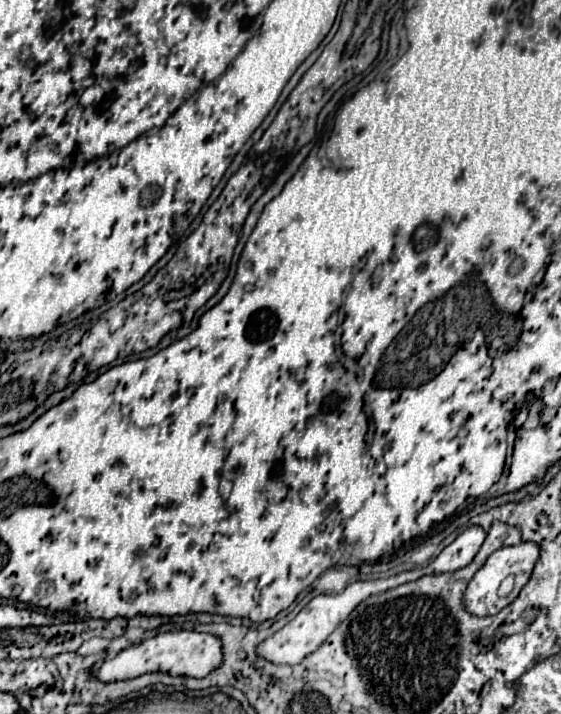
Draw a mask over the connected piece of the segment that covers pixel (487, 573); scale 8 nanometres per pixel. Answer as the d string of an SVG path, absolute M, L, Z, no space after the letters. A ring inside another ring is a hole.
M520 543L520 545L512 545L512 547L500 547L498 551L494 551L488 561L476 571L476 575L468 581L466 591L464 591L464 607L468 613L476 615L476 617L486 617L486 615L496 615L498 611L502 611L506 605L510 605L520 589L526 585L526 581L530 579L530 573L534 569L534 561L538 561L538 545L534 543ZM508 575L514 575L514 589L510 591L510 595L506 597L496 597L496 589L500 585L500 581Z

